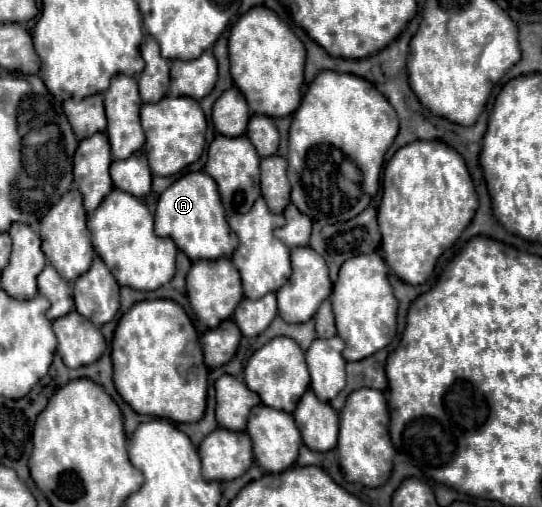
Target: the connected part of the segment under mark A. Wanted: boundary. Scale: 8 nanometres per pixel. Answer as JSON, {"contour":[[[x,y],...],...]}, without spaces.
{"contour":[[[203,171],[179,177],[161,193],[155,211],[155,231],[161,237],[171,237],[191,261],[231,257],[233,249],[237,247],[237,235],[225,221],[217,185]]]}

